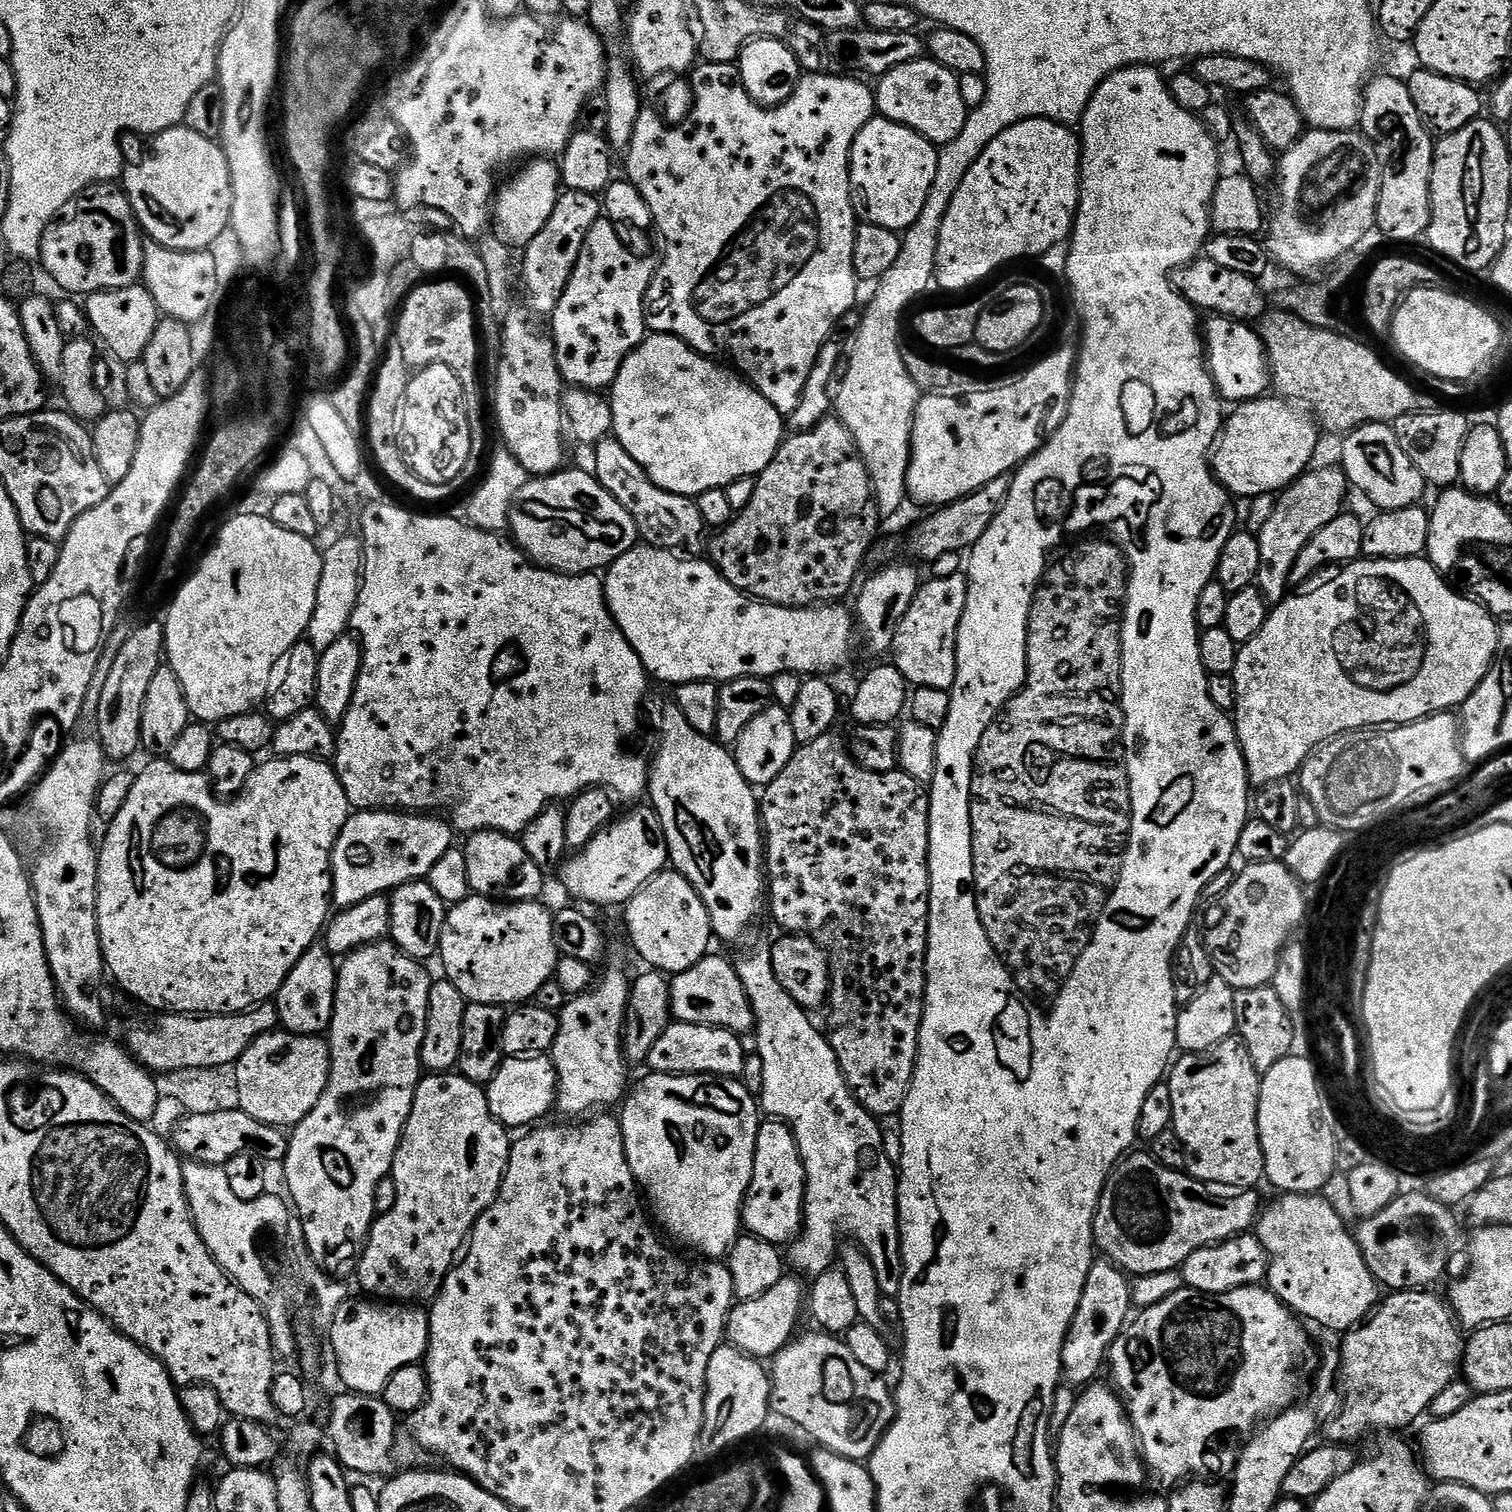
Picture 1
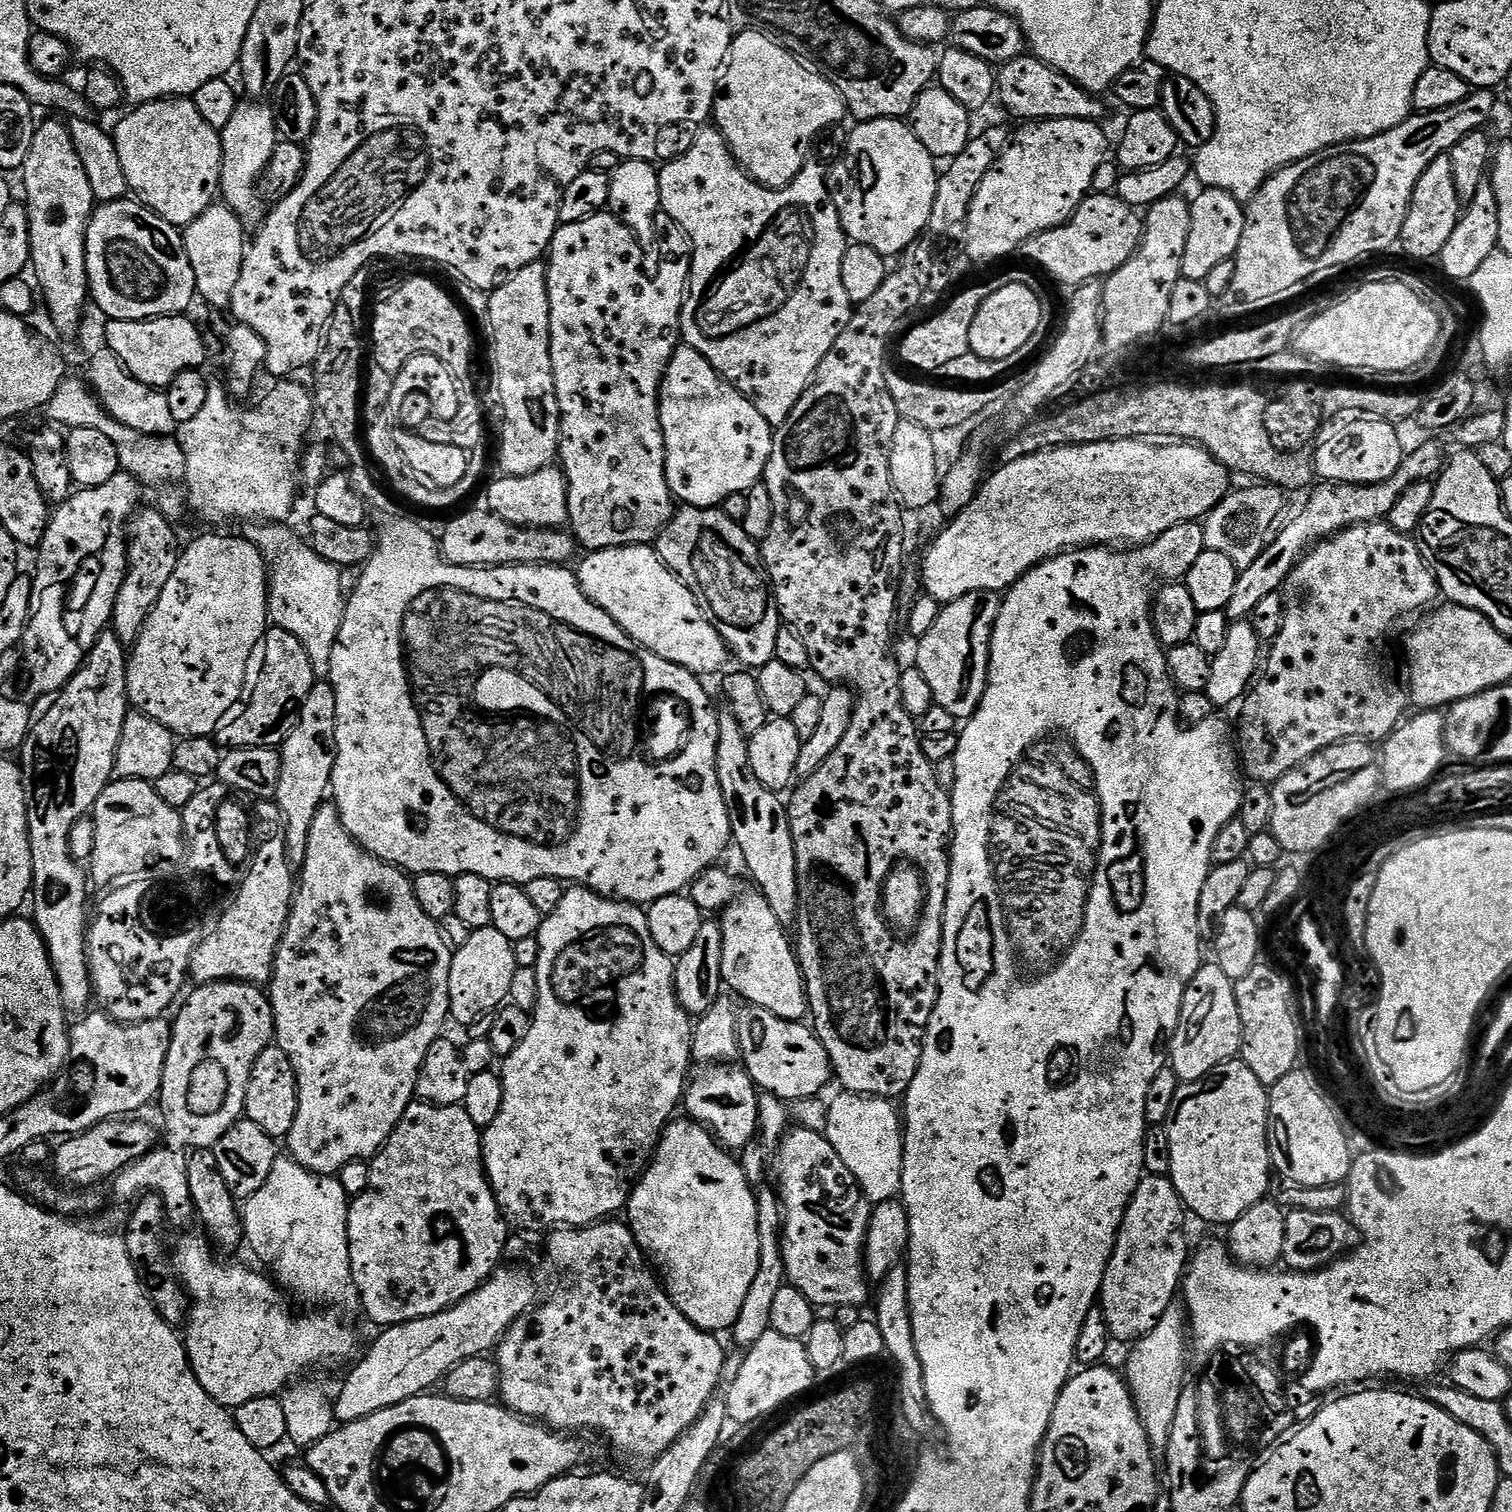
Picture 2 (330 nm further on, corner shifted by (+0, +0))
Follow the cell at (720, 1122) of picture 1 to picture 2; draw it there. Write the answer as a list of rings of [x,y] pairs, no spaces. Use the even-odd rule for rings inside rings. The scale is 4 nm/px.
[[[691,1118],[680,1119],[673,1119],[660,1133],[660,1142],[656,1146],[655,1153],[648,1167],[644,1169],[643,1176],[636,1181],[632,1195],[628,1197],[626,1220],[632,1233],[636,1235],[638,1246],[645,1254],[650,1253],[651,1263],[658,1269],[659,1279],[668,1295],[672,1297],[674,1306],[678,1306],[678,1310],[682,1310],[682,1314],[690,1318],[690,1322],[694,1322],[694,1326],[698,1326],[703,1332],[724,1334],[735,1324],[742,1310],[742,1302],[746,1302],[746,1293],[750,1291],[750,1282],[754,1282],[754,1274],[758,1274],[758,1206],[756,1205],[758,1196],[753,1185],[748,1183],[737,1157],[729,1149],[725,1148],[703,1124],[697,1124]]]

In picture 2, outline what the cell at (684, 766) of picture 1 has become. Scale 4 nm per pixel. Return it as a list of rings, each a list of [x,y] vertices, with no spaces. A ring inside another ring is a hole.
[[[751,890],[737,895],[736,899],[724,909],[719,917],[720,929],[724,945],[722,946],[723,983],[728,984],[749,1005],[770,1010],[770,1014],[778,1014],[778,1018],[803,1021],[809,1015],[808,988],[804,985],[804,973],[800,970],[800,961],[796,959],[793,941],[786,933],[785,925],[774,918],[774,910],[770,910],[770,902],[761,896],[759,891]]]

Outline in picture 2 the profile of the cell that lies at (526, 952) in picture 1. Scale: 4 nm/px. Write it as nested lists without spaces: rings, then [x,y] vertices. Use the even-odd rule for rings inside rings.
[[[494,927],[469,931],[466,946],[455,949],[450,966],[451,1019],[461,1026],[475,1024],[481,1016],[495,1013],[508,1000],[510,982],[514,982],[517,967],[514,962],[513,941],[506,934],[498,934]]]

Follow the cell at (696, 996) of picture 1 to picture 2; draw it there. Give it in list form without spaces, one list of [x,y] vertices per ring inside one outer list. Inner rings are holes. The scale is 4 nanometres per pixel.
[[[744,1006],[739,1009],[736,1029],[740,1039],[742,1067],[750,1074],[750,1078],[761,1093],[776,1096],[785,1102],[808,1100],[811,1096],[818,1095],[827,1086],[828,1079],[830,1081],[833,1079],[834,1069],[830,1058],[826,1054],[822,1042],[816,1037],[815,1031],[807,1023],[778,1018],[778,1014],[770,1014],[770,1010]]]

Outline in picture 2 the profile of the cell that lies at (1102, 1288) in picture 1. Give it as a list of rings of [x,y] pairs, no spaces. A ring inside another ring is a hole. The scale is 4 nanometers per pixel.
[[[1145,1175],[1141,1179],[1124,1212],[1098,1297],[1098,1307],[1106,1314],[1108,1334],[1113,1341],[1135,1342],[1150,1334],[1177,1299],[1190,1263],[1184,1216],[1184,1203],[1168,1176]]]

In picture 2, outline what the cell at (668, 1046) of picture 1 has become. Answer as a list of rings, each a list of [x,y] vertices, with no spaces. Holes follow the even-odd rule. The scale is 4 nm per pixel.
[[[739,1063],[713,1064],[691,1077],[682,1108],[697,1124],[703,1124],[725,1148],[739,1150],[757,1139],[760,1126],[760,1096],[750,1074]]]

